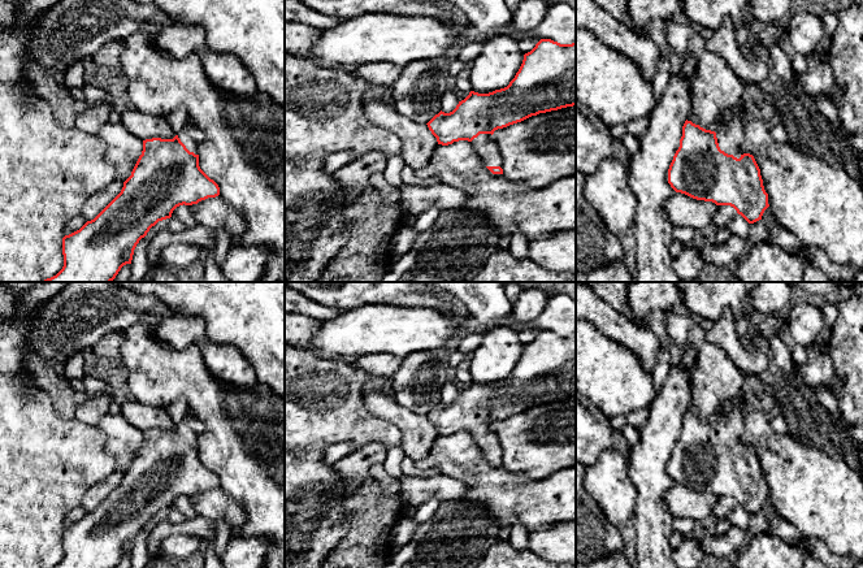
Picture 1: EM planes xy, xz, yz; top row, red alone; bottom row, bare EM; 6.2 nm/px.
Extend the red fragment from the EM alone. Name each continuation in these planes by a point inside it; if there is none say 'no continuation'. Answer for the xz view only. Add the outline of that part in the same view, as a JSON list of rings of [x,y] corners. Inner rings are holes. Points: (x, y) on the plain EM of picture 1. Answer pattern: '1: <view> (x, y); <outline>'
1: xz (486, 439); [[[480,425],[470,433],[474,443],[486,458],[503,458],[503,450],[491,425]]]

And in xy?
1: xy (190, 426); [[[187,415],[177,426],[190,443],[201,442],[205,428],[196,417]]]

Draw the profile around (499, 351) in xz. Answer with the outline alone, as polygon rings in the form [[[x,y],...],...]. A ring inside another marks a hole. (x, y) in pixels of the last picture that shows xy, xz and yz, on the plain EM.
[[[507,326],[489,328],[473,351],[469,368],[472,382],[489,385],[507,378],[519,363],[524,346],[519,331]]]

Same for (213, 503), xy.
[[[220,486],[208,489],[198,495],[190,497],[196,516],[205,517],[211,521],[218,519],[226,520],[237,530],[246,521],[247,515],[239,503],[237,503]]]

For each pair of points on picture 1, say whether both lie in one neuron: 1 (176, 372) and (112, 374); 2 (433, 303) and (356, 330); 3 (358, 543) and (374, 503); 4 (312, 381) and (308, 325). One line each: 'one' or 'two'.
1: two
2: two
3: one
4: two

